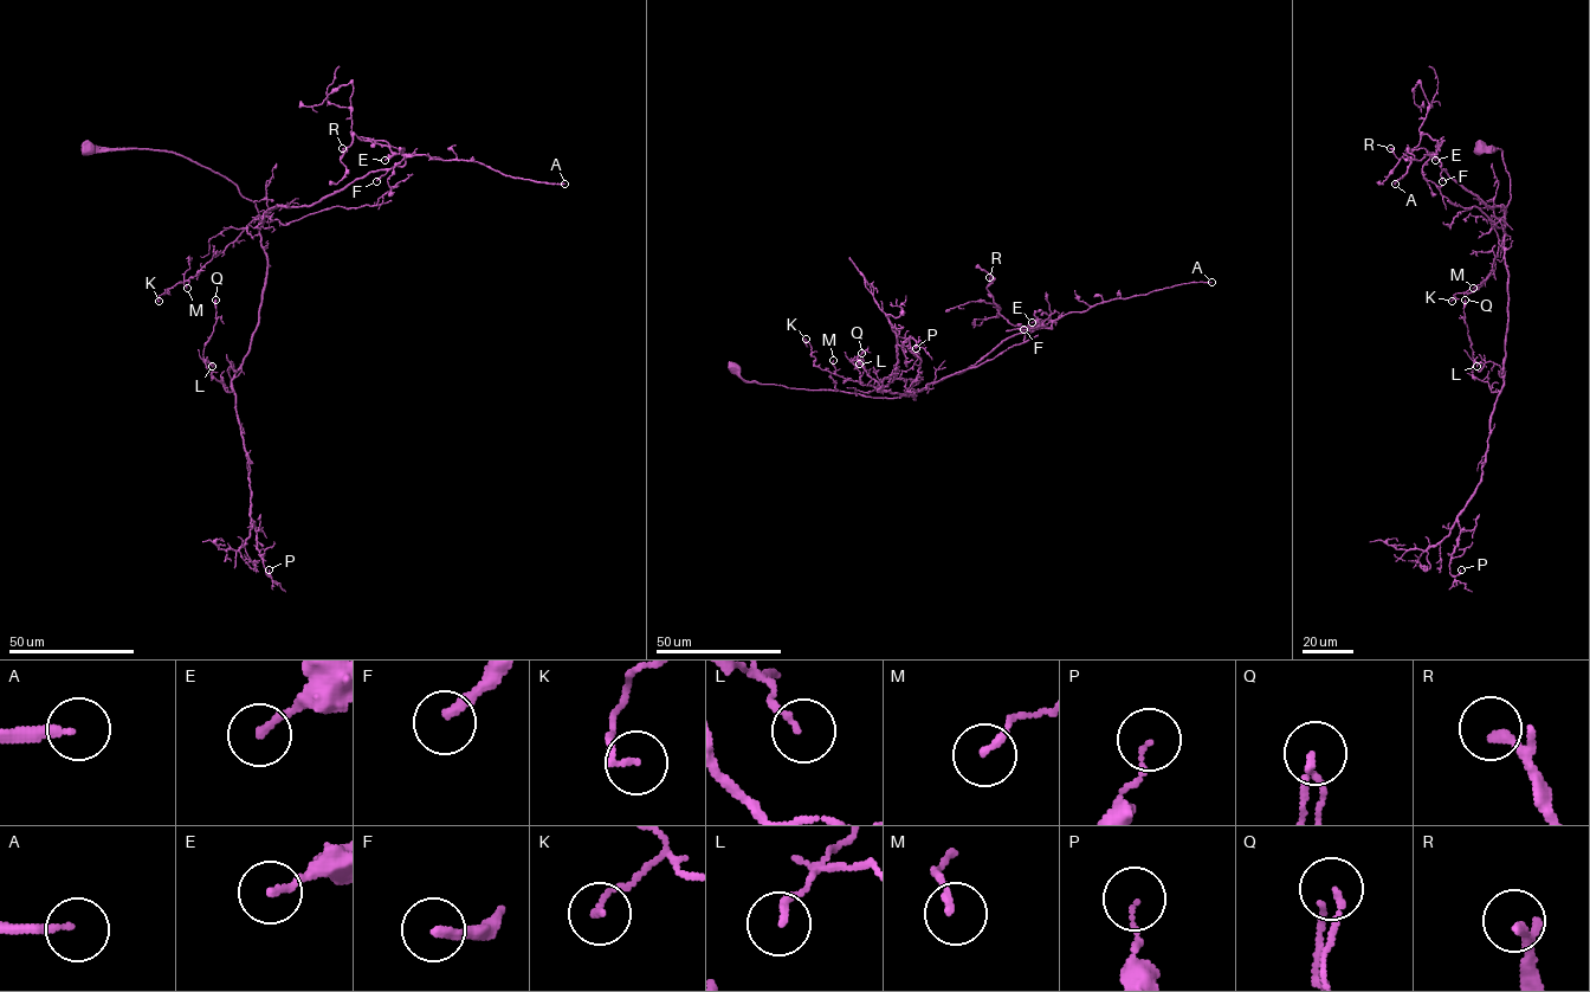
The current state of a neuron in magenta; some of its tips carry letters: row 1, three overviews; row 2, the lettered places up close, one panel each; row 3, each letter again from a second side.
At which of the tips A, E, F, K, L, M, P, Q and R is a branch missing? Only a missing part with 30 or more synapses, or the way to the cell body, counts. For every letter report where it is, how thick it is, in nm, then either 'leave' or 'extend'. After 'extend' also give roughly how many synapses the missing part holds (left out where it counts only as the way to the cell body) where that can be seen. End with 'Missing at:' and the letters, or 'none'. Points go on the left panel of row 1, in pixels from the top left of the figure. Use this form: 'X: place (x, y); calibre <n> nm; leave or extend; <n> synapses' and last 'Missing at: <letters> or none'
A: place (564, 184); calibre 200 nm; extend; 190 synapses
E: place (385, 160); calibre 170 nm; leave
F: place (376, 181); calibre 240 nm; extend; 60 synapses
K: place (159, 301); calibre 100 nm; leave
L: place (212, 366); calibre 130 nm; leave
M: place (187, 288); calibre 160 nm; leave
P: place (269, 569); calibre 90 nm; leave
Q: place (215, 300); calibre 140 nm; leave
R: place (342, 148); calibre 160 nm; leave
Missing at: A, F

